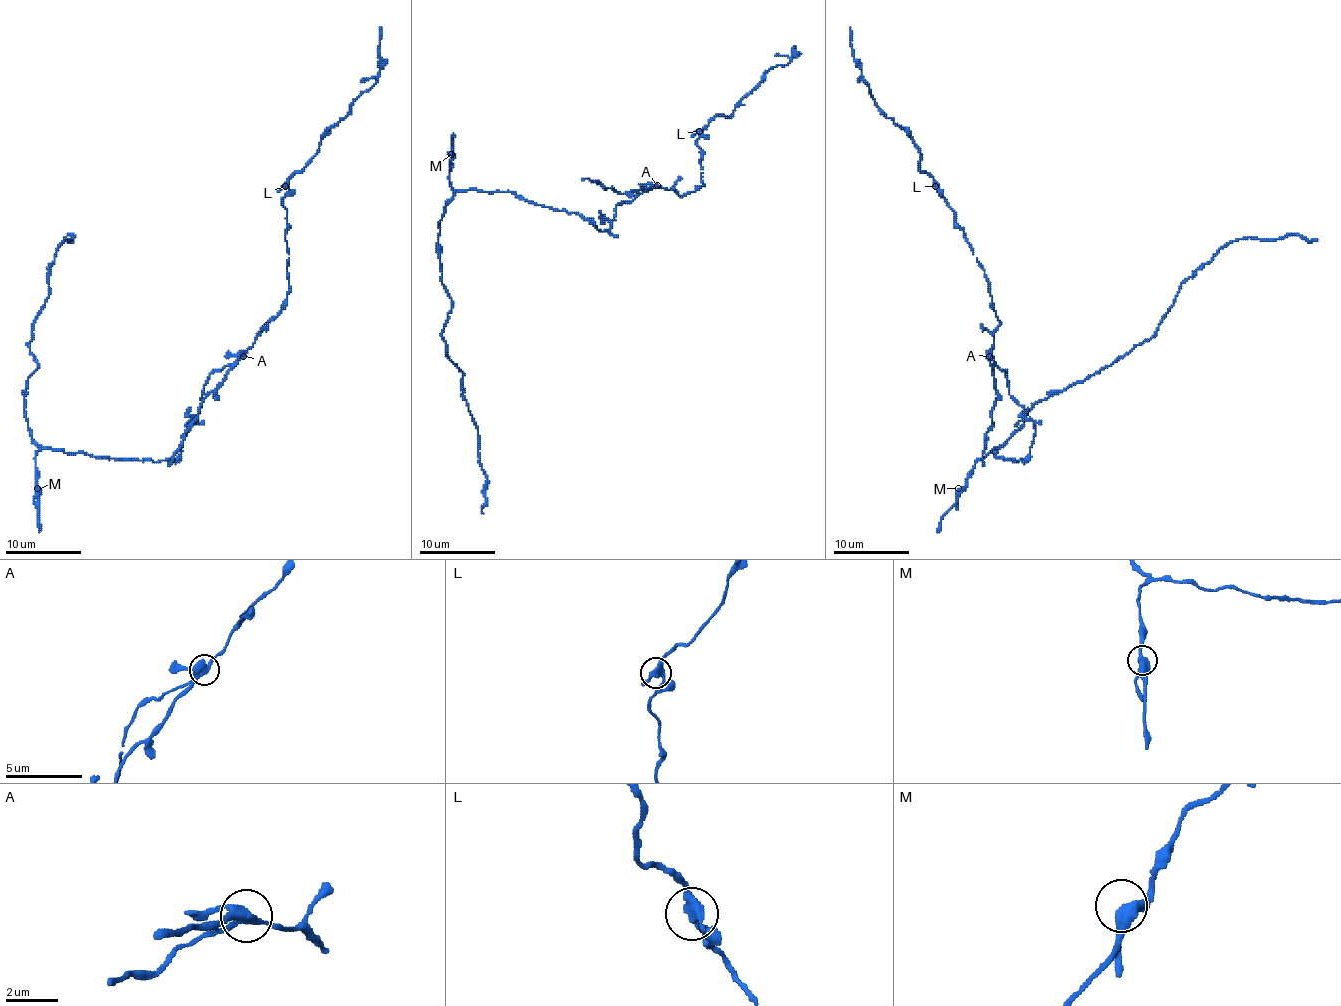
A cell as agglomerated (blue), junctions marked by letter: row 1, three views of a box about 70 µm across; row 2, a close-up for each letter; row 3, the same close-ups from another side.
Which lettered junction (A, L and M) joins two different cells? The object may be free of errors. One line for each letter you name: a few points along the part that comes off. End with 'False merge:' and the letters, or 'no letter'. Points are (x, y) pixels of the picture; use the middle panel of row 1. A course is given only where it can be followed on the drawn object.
A: foreign part runs (657, 186), (619, 193), (614, 188), (604, 188), (589, 178), (582, 180)
False merge: A

